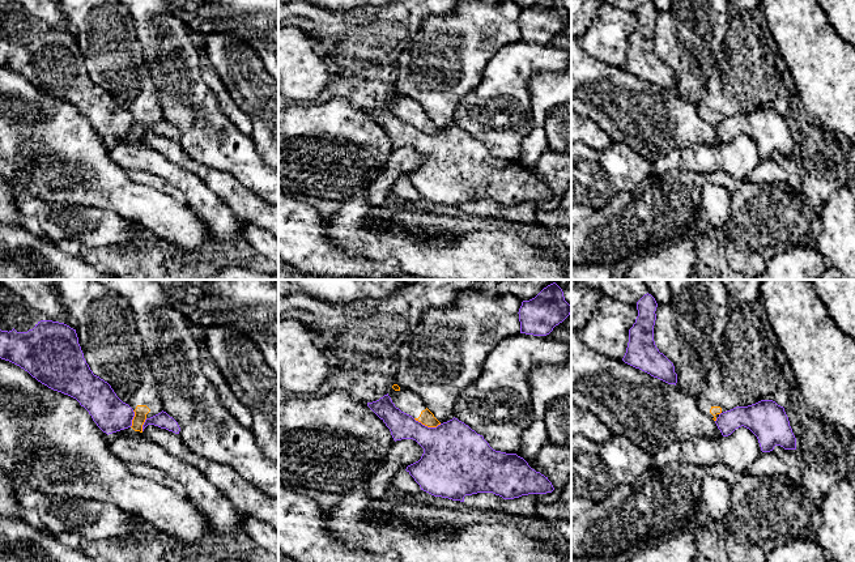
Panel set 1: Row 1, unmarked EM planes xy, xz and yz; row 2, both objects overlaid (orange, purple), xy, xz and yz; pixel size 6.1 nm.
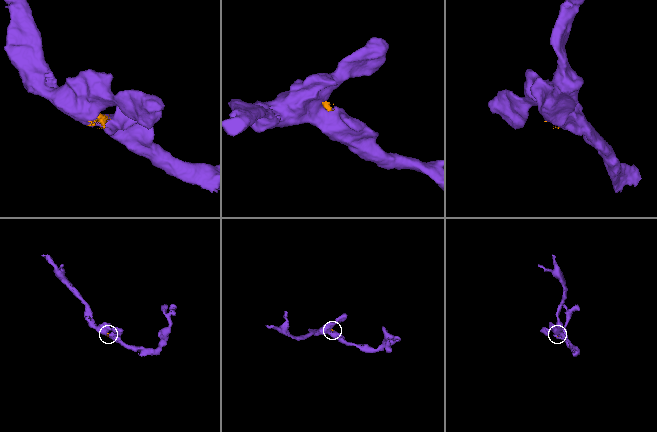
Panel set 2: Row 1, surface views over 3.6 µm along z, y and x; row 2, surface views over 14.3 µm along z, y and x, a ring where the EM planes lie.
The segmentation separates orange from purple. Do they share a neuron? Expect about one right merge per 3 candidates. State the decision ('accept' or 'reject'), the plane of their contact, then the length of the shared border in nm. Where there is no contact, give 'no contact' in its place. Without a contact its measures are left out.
reject | xz | 180 nm

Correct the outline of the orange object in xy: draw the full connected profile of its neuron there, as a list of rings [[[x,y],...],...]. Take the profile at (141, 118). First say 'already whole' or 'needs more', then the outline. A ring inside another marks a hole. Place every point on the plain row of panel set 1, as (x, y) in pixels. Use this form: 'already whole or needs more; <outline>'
needs more; [[[56,0],[59,9],[77,30],[76,41],[84,65],[94,82],[107,89],[116,103],[128,111],[135,124],[132,133],[116,140],[142,141],[142,132],[163,118],[156,95],[156,85],[148,65],[148,50],[137,39],[128,9],[118,0]]]

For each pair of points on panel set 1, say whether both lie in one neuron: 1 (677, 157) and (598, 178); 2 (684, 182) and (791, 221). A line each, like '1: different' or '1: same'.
1: different
2: same

